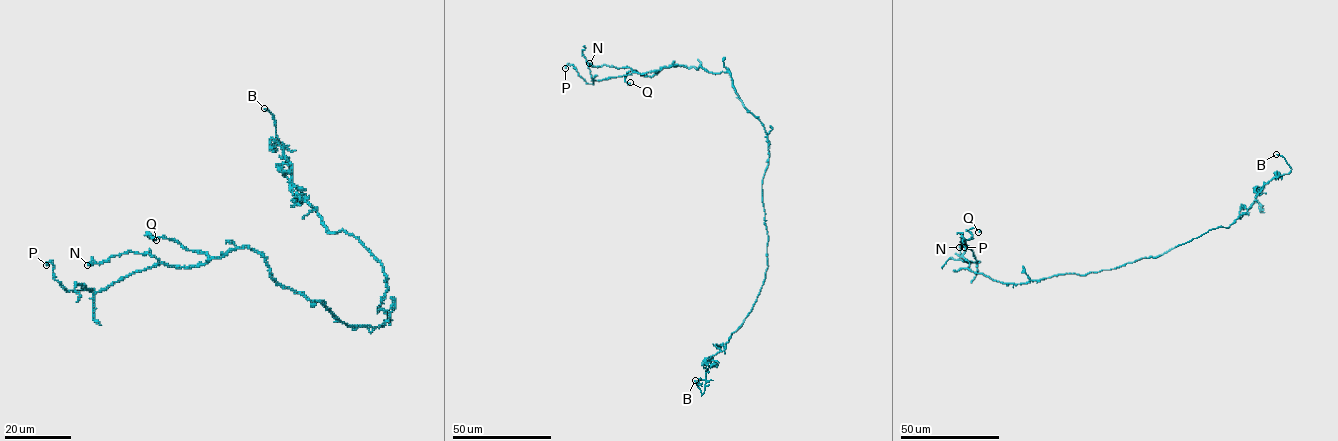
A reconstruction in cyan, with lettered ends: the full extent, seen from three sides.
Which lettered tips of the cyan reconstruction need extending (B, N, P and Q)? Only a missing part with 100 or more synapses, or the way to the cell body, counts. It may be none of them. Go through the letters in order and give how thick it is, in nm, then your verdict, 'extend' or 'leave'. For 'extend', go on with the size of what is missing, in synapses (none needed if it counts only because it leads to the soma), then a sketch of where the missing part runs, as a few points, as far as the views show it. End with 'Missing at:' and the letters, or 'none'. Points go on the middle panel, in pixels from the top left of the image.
B: 280 nm thick; extend; missing branch runs (695, 380), (695, 368), (700, 362)
N: 240 nm thick; leave
P: 320 nm thick; leave
Q: 200 nm thick; leave
Missing at: B

